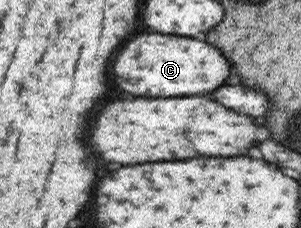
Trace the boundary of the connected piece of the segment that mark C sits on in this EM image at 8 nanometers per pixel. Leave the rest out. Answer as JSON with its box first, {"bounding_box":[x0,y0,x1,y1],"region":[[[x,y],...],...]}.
{"bounding_box":[113,33,231,97],"region":[[[143,33],[125,43],[113,63],[115,83],[135,97],[189,97],[211,93],[225,83],[231,65],[213,45],[191,37],[171,37],[161,33]]]}

